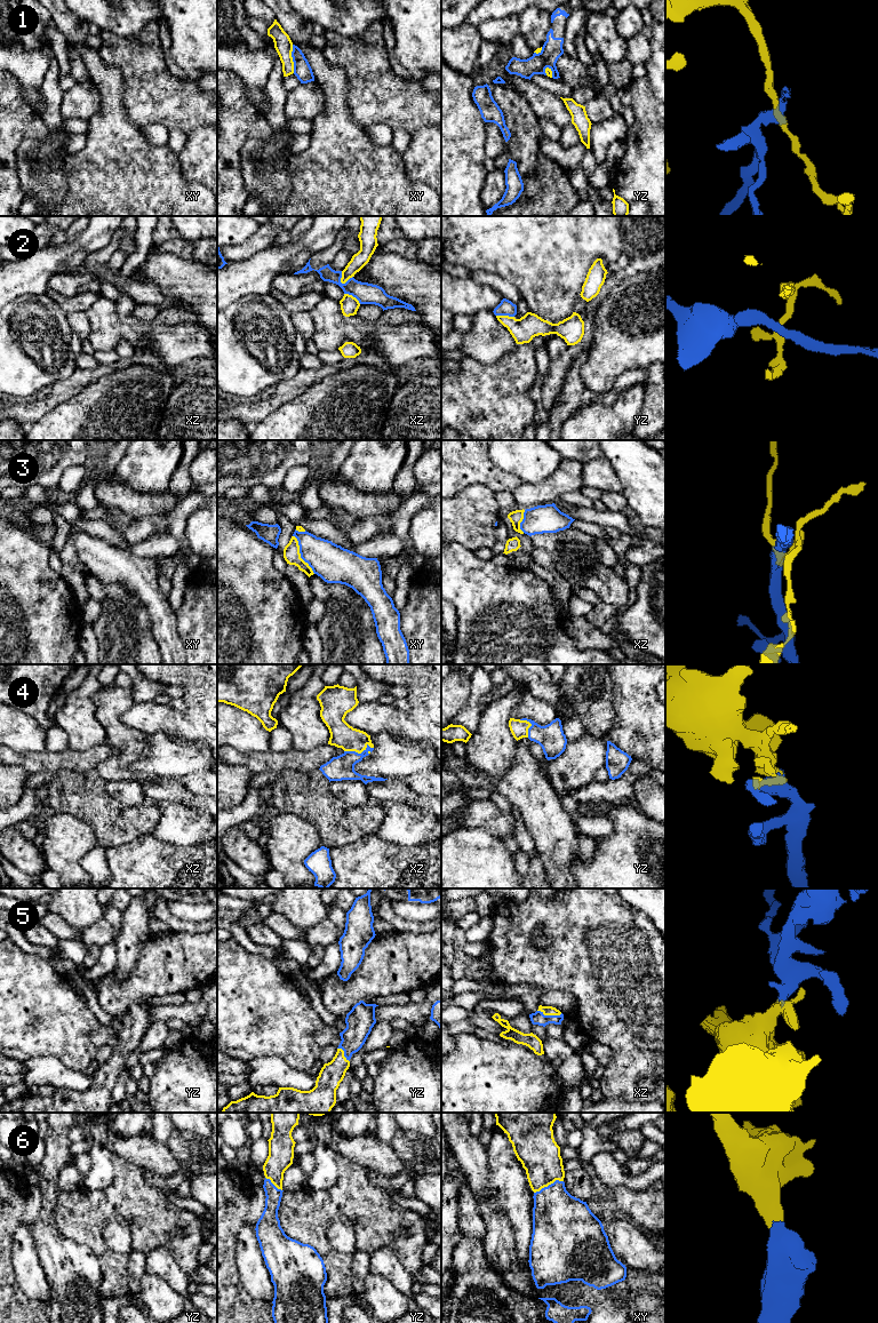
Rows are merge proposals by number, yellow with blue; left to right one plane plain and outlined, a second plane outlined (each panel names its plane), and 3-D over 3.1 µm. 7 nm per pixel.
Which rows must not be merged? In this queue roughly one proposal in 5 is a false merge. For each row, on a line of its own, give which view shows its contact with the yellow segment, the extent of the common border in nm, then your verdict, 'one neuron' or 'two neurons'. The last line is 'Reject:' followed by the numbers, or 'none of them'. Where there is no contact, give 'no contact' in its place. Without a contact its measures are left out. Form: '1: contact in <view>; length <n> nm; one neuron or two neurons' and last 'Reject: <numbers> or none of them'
1: contact in xy; length 200 nm; two neurons
2: contact in xz; length 100 nm; two neurons
3: contact in xy; length 320 nm; two neurons
4: contact in xz; length 220 nm; one neuron
5: contact in xz; length 180 nm; one neuron
6: contact in xy; length 220 nm; one neuron
Reject: 1, 2, 3

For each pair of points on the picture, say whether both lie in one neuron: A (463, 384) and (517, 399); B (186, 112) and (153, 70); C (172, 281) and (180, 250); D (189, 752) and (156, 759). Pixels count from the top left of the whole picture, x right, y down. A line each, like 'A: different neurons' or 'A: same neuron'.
A: same neuron
B: same neuron
C: different neurons
D: same neuron

